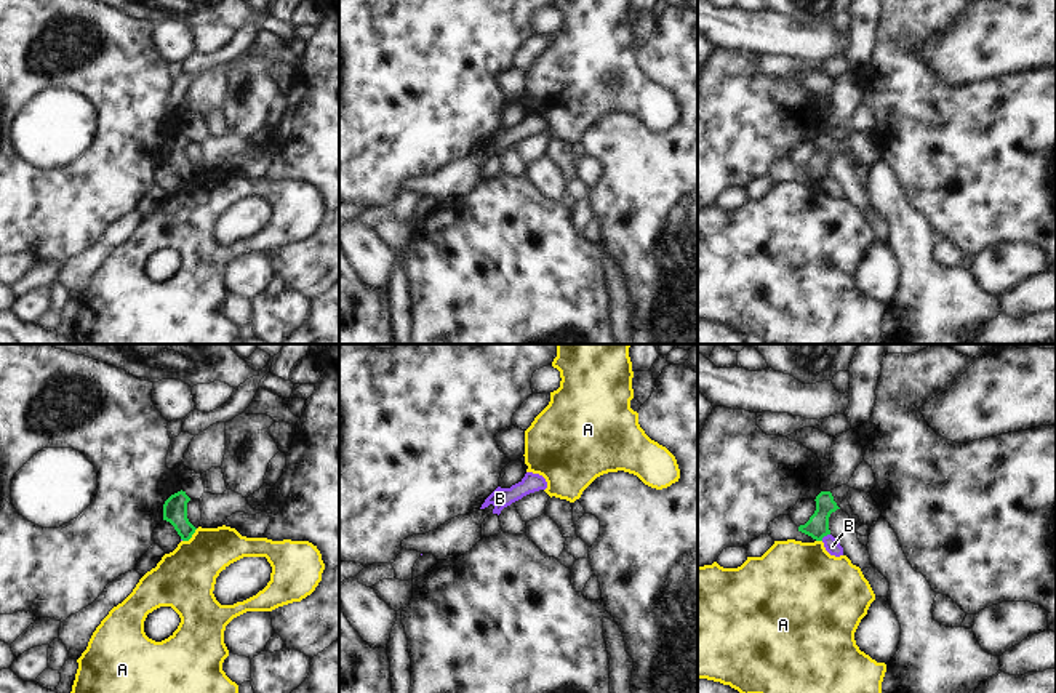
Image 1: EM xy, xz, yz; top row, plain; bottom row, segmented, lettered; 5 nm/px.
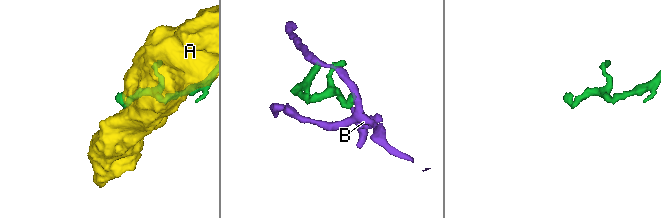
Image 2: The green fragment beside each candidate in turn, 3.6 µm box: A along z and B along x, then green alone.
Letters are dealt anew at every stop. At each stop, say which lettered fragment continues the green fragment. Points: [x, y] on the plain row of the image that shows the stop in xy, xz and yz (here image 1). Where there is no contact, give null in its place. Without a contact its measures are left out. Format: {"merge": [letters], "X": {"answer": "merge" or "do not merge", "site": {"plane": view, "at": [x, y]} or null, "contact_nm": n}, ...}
{"merge": [], "A": {"answer": "do not merge", "site": {"plane": "xy", "at": [191, 178]}, "contact_nm": 100}, "B": {"answer": "do not merge", "site": {"plane": "yz", "at": [824, 176]}, "contact_nm": 60}}

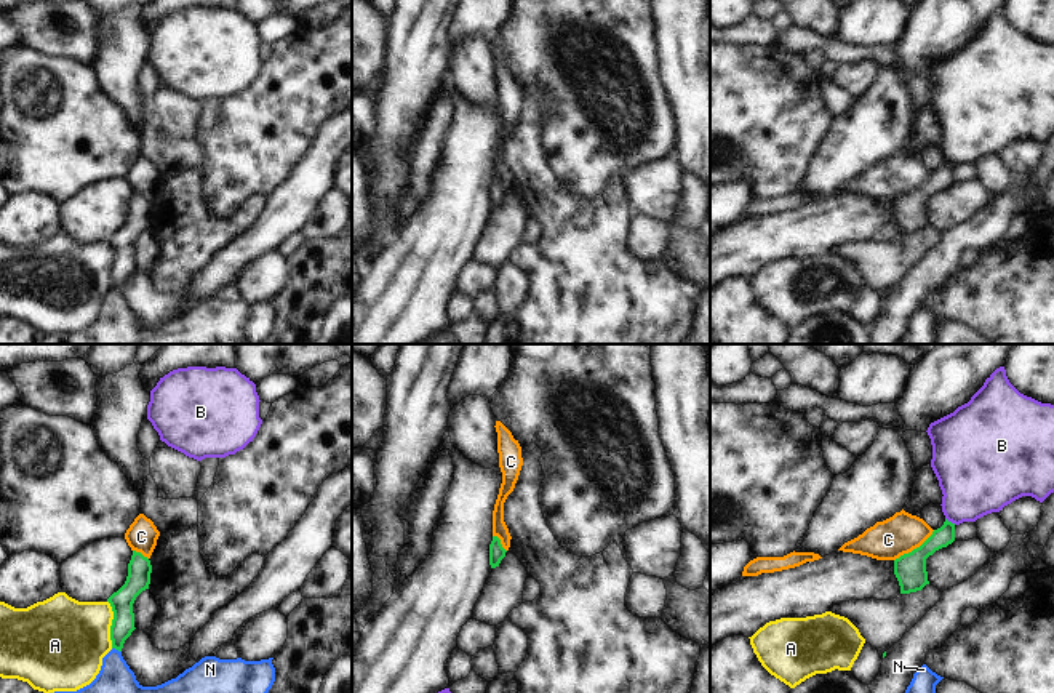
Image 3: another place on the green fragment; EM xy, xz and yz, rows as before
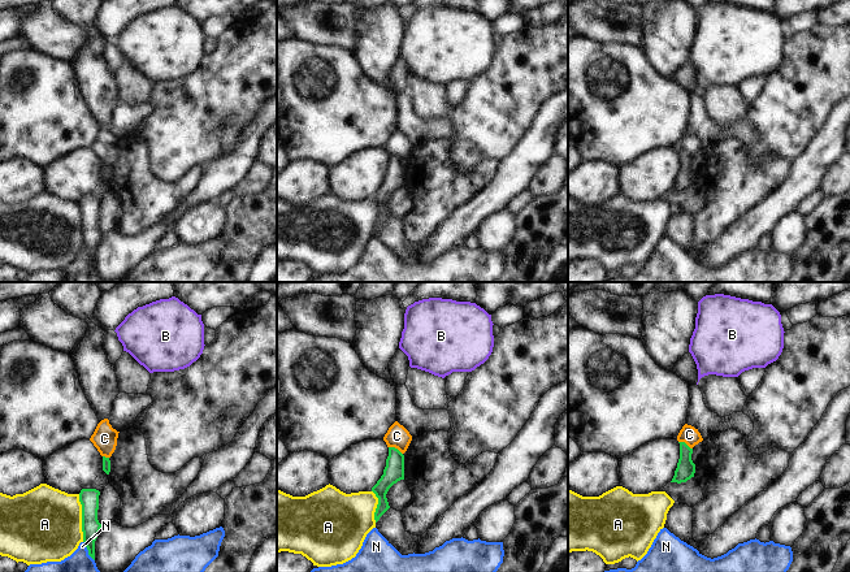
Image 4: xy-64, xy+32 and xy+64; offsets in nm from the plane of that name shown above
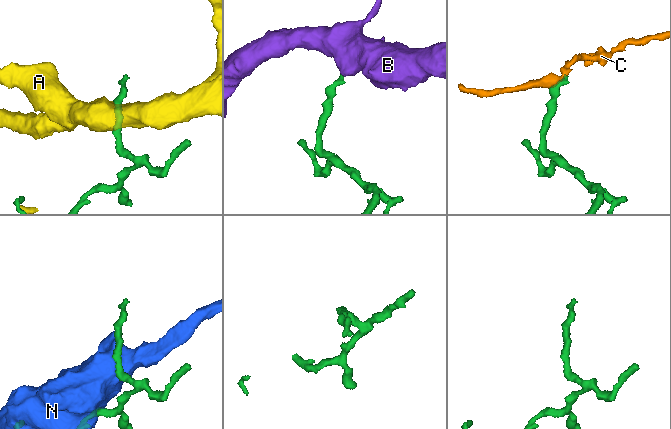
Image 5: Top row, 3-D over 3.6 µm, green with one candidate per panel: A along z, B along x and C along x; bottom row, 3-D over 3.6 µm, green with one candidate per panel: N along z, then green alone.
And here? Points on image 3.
{"merge": ["B"], "A": {"answer": "do not merge", "site": {"plane": "xy", "at": [112, 266]}, "contact_nm": 240}, "B": {"answer": "merge", "site": {"plane": "yz", "at": [950, 164]}, "contact_nm": 70}, "C": {"answer": "do not merge", "site": {"plane": "yz", "at": [914, 191]}, "contact_nm": 260}, "N": {"answer": "do not merge", "site": {"plane": "xy", "at": [117, 290]}, "contact_nm": 50}}

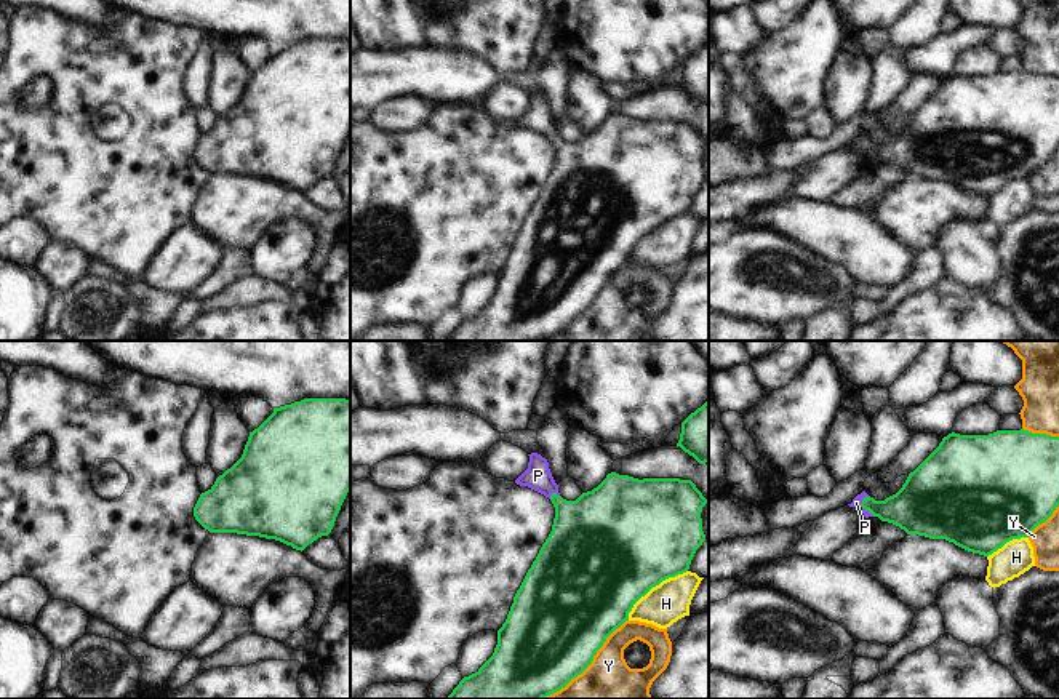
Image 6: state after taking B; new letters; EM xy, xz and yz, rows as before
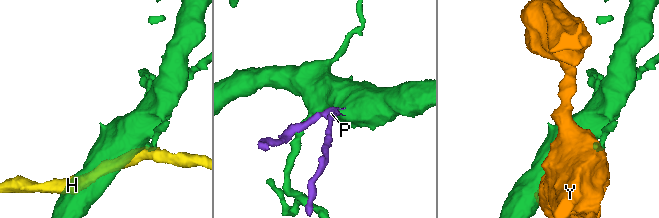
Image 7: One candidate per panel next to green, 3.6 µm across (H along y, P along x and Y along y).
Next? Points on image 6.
{"merge": ["P"], "H": {"answer": "do not merge", "site": {"plane": "xz", "at": [653, 227]}, "contact_nm": 400}, "P": {"answer": "merge", "site": {"plane": "xz", "at": [554, 135]}, "contact_nm": 60}, "Y": {"answer": "do not merge", "site": {"plane": "xz", "at": [587, 307]}, "contact_nm": 600}}

